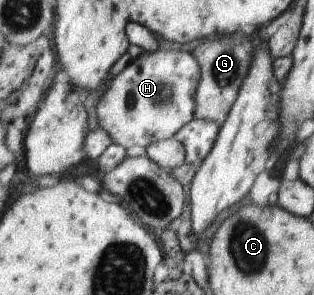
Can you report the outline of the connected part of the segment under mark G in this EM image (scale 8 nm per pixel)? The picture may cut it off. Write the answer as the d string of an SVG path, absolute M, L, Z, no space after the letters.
M222 36L216 40L204 40L198 48L191 52L201 66L201 79L195 94L195 119L217 122L220 126L227 122L231 108L239 99L239 90L249 71L249 64L253 57L252 39L242 36Z

